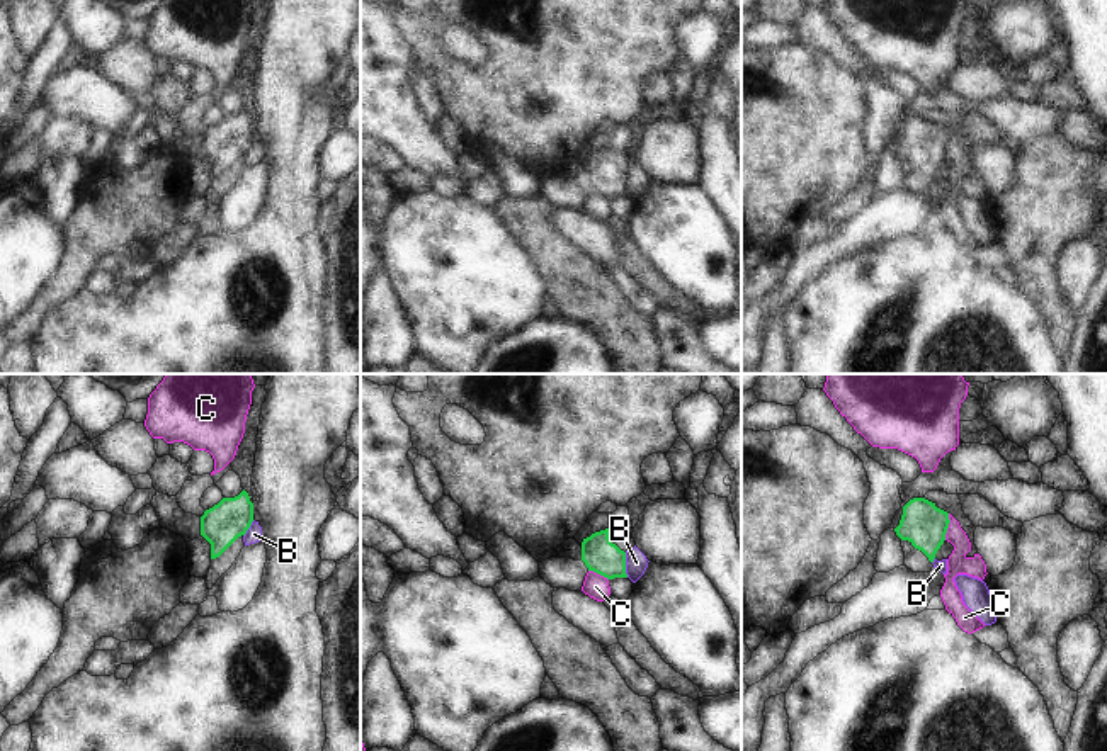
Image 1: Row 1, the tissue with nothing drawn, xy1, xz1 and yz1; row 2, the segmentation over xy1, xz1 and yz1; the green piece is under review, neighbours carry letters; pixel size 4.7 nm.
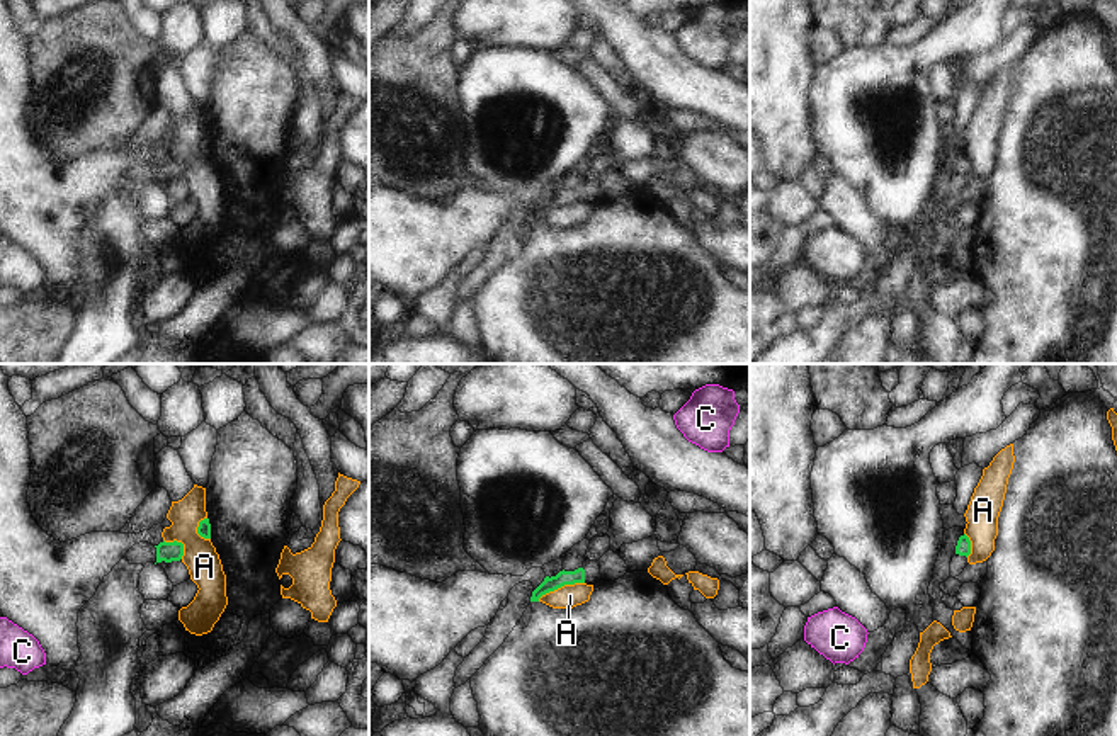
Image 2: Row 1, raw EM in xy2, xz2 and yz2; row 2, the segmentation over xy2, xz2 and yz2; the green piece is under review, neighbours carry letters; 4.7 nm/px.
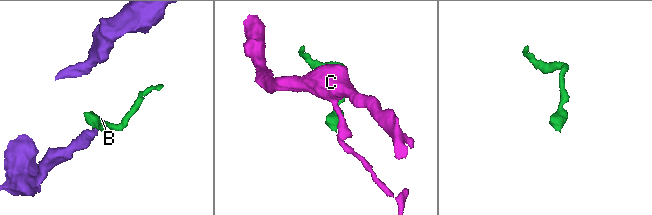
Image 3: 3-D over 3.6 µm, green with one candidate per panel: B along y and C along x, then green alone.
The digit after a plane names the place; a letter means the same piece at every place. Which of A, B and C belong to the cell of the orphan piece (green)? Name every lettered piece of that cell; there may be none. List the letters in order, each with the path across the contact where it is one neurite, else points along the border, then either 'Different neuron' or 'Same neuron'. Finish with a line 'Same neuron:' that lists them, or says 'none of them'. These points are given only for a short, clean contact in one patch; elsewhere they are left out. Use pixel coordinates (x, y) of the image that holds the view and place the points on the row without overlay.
A: Boundary: xz2 (584, 201), (561, 204), (546, 211), (538, 220). Different neuron
B: Boundary: xz1 (624, 172), (624, 192), (628, 196). Different neuron
C: Boundary: yz1 (949, 133), (949, 146), (944, 158). Different neuron
Same neuron: none of them.

